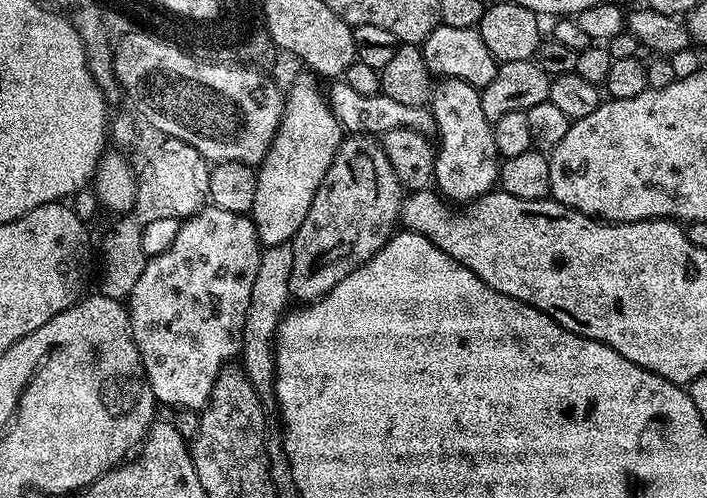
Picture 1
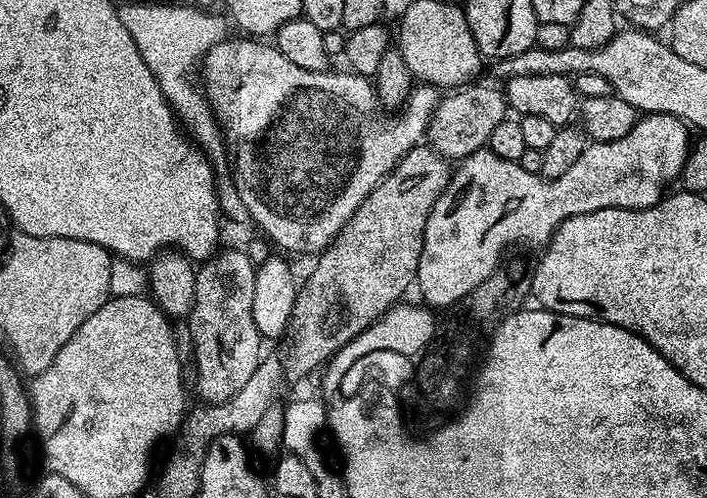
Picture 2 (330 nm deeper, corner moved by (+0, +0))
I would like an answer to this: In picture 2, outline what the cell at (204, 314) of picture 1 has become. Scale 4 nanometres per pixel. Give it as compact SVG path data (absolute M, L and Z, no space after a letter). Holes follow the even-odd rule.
M217 251L196 268L194 302L188 311L188 336L192 339L192 356L196 359L196 392L205 404L226 402L250 382L254 370L258 370L262 359L260 343L262 337L258 326L254 326L254 278L256 265L248 257L247 251Z

